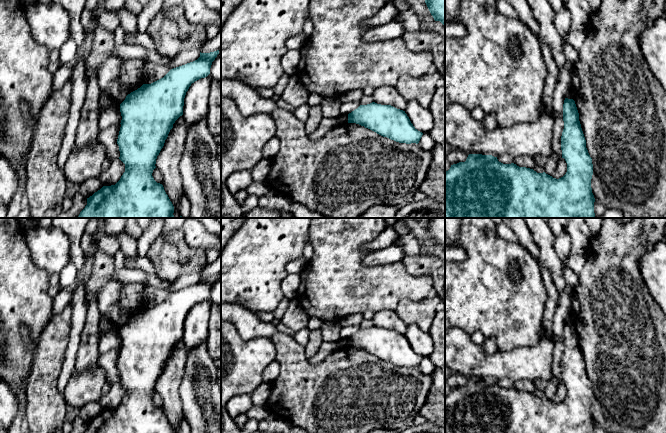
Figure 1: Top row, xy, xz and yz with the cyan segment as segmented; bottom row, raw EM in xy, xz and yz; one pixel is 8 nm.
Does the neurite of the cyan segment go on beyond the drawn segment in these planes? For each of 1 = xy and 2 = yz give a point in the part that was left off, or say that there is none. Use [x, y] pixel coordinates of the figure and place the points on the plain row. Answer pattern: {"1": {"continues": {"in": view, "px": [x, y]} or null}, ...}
{"1": {"continues": null}, "2": {"continues": null}}

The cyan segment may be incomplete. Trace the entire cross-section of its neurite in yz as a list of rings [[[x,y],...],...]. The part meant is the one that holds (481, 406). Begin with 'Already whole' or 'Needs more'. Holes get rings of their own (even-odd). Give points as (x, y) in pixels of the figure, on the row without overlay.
Already whole. [[[565,322],[564,324],[563,345],[564,353],[561,360],[561,374],[562,382],[564,382],[567,387],[567,396],[563,401],[556,403],[545,396],[537,397],[533,393],[519,391],[514,387],[503,388],[498,385],[497,381],[492,379],[469,378],[465,386],[453,388],[448,395],[445,395],[445,433],[594,433],[595,422],[591,412],[591,403],[593,399],[592,382],[586,372],[586,364],[579,345],[579,337],[573,323]]]

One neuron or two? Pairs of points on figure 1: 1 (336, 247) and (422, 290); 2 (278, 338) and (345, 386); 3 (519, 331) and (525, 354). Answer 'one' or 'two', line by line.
1: one
2: one
3: two

